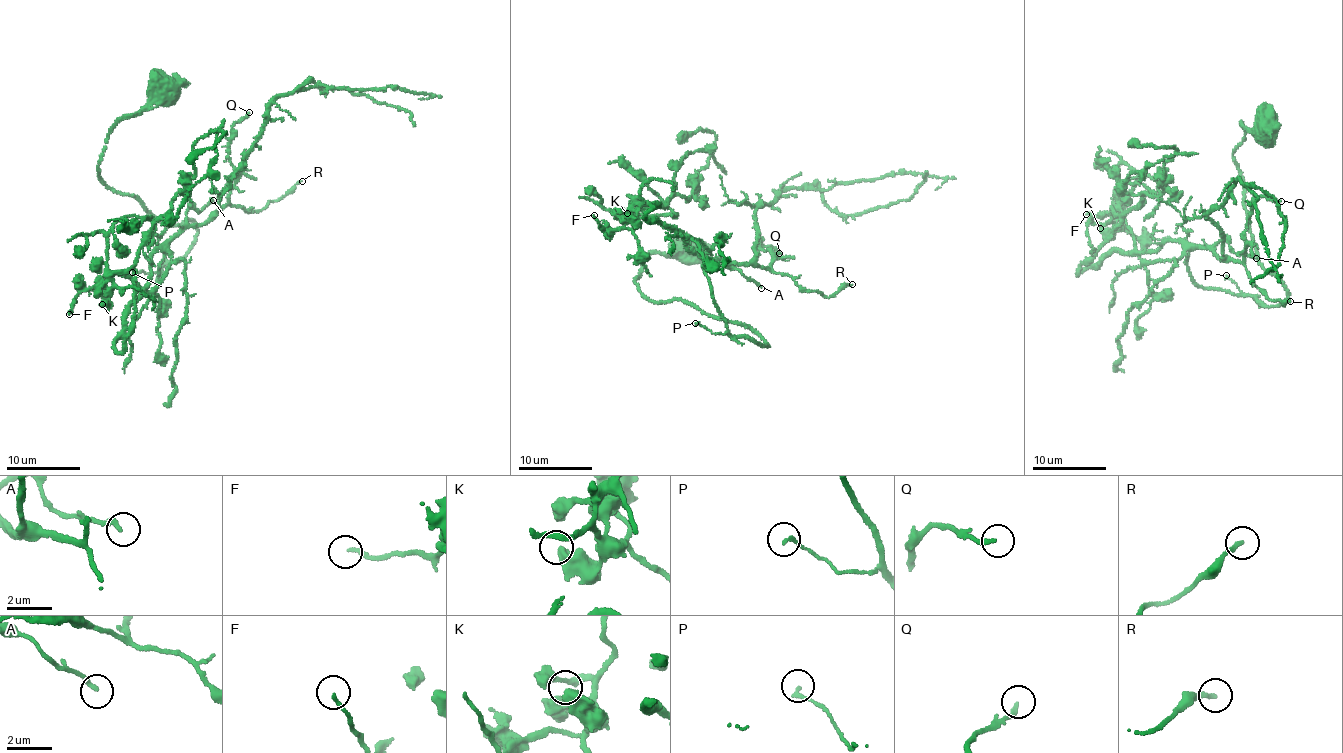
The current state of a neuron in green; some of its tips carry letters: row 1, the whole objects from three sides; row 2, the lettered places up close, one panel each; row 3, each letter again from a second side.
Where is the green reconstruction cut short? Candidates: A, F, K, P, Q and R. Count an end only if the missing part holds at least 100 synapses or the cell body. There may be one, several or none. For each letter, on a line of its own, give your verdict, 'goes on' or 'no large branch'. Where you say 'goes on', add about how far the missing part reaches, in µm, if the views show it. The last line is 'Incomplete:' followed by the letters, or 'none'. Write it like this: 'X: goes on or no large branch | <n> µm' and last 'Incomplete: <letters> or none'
A: no large branch
F: no large branch
K: no large branch
P: no large branch
Q: no large branch
R: no large branch
Incomplete: none

